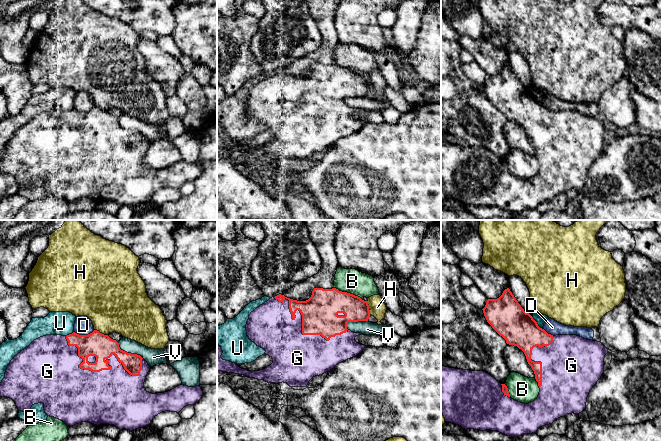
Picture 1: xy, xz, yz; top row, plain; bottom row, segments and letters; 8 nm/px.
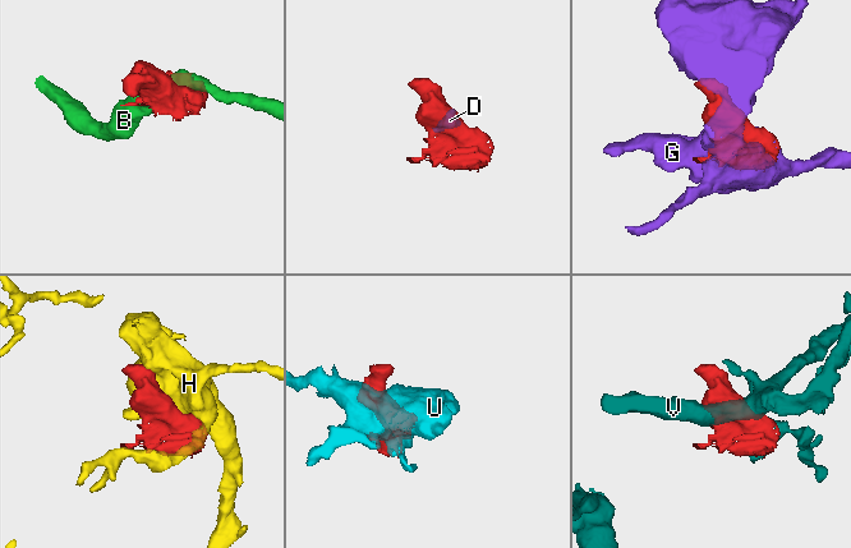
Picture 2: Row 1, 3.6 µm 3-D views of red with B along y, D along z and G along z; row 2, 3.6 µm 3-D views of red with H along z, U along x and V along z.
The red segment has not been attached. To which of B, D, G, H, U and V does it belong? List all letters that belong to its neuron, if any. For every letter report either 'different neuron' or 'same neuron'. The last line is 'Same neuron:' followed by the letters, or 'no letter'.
B: different neuron
D: different neuron
G: same neuron
H: different neuron
U: different neuron
V: different neuron
Same neuron: G

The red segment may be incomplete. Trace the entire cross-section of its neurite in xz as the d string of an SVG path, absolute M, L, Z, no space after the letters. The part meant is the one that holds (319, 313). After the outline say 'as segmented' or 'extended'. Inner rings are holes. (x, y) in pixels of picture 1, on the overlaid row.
M314 288L311 297L306 301L297 301L277 295L257 307L249 315L246 324L247 336L257 346L263 348L266 355L273 359L273 363L260 371L247 371L235 363L223 360L221 347L217 344L217 371L244 375L268 383L287 383L290 387L307 387L309 381L332 370L337 364L357 356L366 347L355 341L355 337L363 335L347 329L348 322L368 321L370 310L368 301L362 300L353 294L339 291L336 288Z; extended

